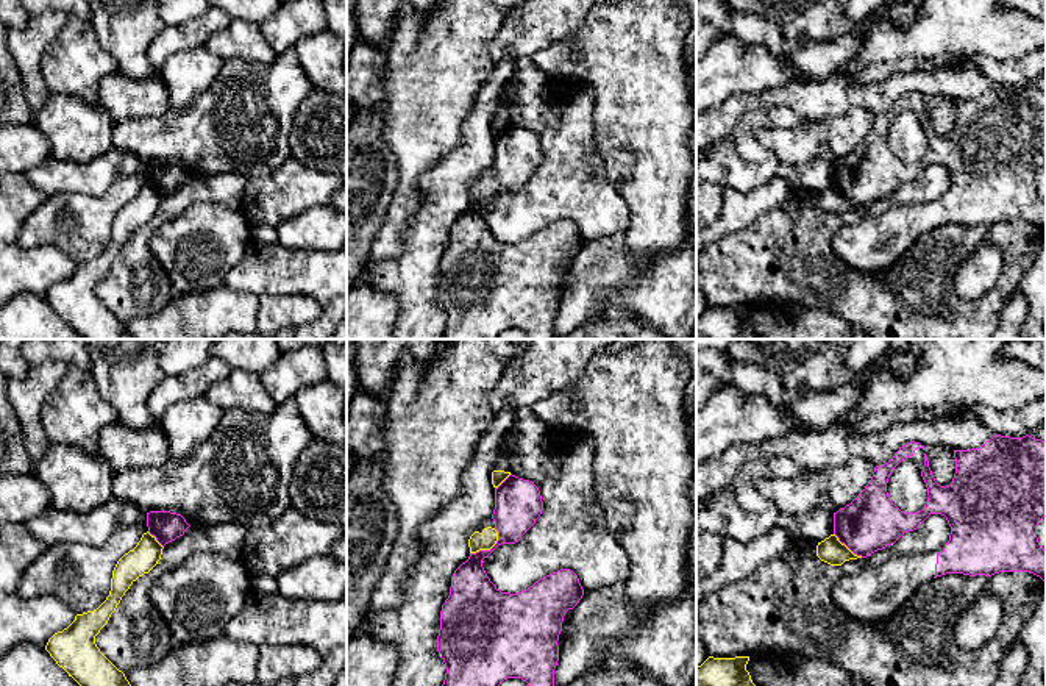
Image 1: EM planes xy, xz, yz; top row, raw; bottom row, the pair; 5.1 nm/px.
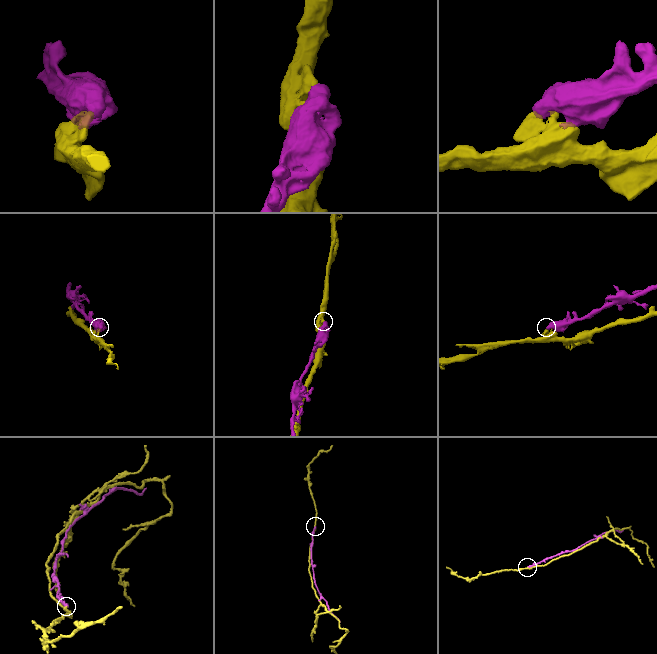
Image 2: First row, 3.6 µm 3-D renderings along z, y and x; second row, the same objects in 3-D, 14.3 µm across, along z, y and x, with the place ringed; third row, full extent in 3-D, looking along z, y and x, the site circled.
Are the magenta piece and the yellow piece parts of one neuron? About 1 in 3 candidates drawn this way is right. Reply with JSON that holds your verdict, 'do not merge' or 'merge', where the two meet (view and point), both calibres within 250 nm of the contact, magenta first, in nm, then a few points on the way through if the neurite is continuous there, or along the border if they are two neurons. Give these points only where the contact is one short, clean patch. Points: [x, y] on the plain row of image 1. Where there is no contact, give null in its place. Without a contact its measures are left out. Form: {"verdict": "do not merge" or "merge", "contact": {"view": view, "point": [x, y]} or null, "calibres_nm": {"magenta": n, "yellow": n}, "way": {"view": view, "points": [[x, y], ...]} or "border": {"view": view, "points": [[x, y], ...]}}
{"verdict": "do not merge", "contact": {"view": "xz", "point": [487, 200]}, "calibres_nm": {"magenta": 240, "yellow": 100}, "border": {"view": "xz", "points": [[498, 182], [498, 189], [489, 199], [470, 203]]}}

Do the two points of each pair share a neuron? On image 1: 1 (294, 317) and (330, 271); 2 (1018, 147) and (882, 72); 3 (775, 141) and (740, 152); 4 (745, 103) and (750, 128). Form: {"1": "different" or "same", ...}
{"1": "different", "2": "different", "3": "different", "4": "different"}

